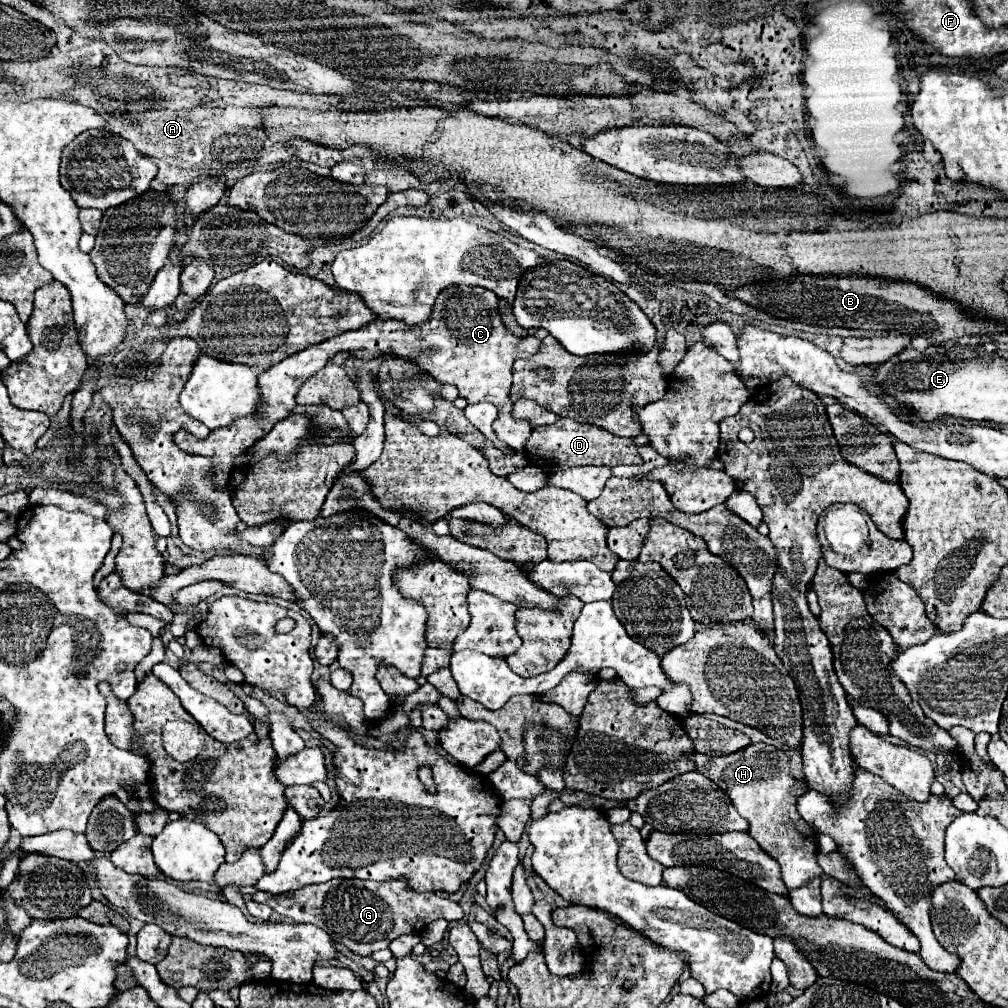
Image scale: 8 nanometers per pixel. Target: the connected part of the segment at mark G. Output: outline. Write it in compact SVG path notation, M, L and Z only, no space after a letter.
M331 880L327 884L305 886L287 894L255 892L251 900L269 904L281 916L289 916L295 922L309 922L333 936L335 944L345 946L353 954L371 956L375 950L387 948L395 938L403 934L421 934L433 920L445 918L447 922L461 922L465 918L461 906L435 892L413 892L405 880L369 882L369 880Z

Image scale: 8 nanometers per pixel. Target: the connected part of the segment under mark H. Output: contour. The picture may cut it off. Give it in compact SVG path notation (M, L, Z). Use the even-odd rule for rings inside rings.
M751 744L745 750L739 750L739 752L727 754L727 756L707 756L707 754L693 752L693 762L697 766L697 772L705 774L705 778L715 782L721 790L725 790L725 794L735 804L737 812L749 822L751 838L757 840L757 844L781 864L783 882L789 890L795 890L795 888L807 884L815 876L823 876L821 868L817 864L817 840L815 840L817 834L807 822L801 820L801 816L795 808L797 796L793 796L791 790L797 784L797 780L789 772L789 758L785 752L775 750L773 746L765 746L765 744Z

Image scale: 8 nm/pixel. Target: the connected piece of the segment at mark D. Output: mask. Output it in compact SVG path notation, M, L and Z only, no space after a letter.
M559 418L551 426L539 426L527 440L527 456L545 466L547 474L573 468L573 466L619 466L619 464L643 464L631 438L619 438L593 424L579 424L571 418Z

